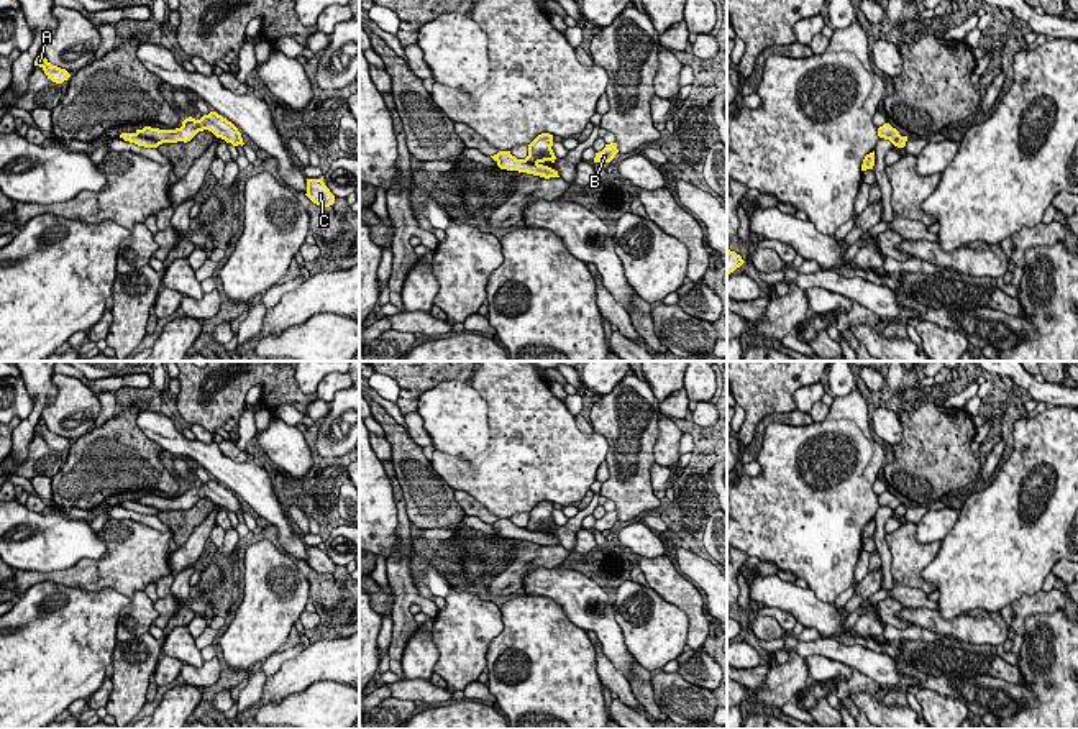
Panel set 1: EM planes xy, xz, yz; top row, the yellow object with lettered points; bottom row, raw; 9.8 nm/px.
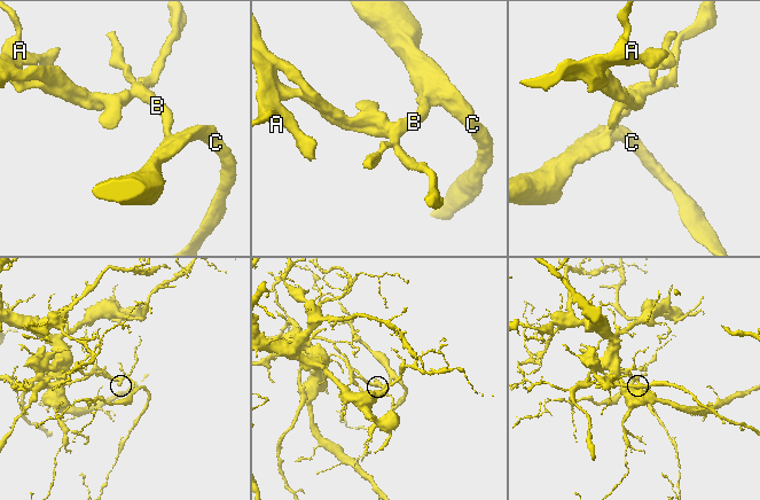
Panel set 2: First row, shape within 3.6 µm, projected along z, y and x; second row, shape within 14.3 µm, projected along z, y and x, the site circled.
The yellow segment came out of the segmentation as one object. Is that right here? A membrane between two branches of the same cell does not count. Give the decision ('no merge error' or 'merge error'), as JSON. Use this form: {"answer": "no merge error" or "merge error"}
{"answer": "merge error"}

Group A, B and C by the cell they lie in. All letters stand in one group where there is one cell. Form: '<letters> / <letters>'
A / B C

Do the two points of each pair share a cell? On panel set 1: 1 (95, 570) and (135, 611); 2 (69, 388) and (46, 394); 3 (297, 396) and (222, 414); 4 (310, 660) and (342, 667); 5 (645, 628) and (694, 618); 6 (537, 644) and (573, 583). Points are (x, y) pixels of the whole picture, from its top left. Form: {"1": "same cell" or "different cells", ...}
{"1": "different cells", "2": "different cells", "3": "same cell", "4": "same cell", "5": "different cells", "6": "different cells"}

